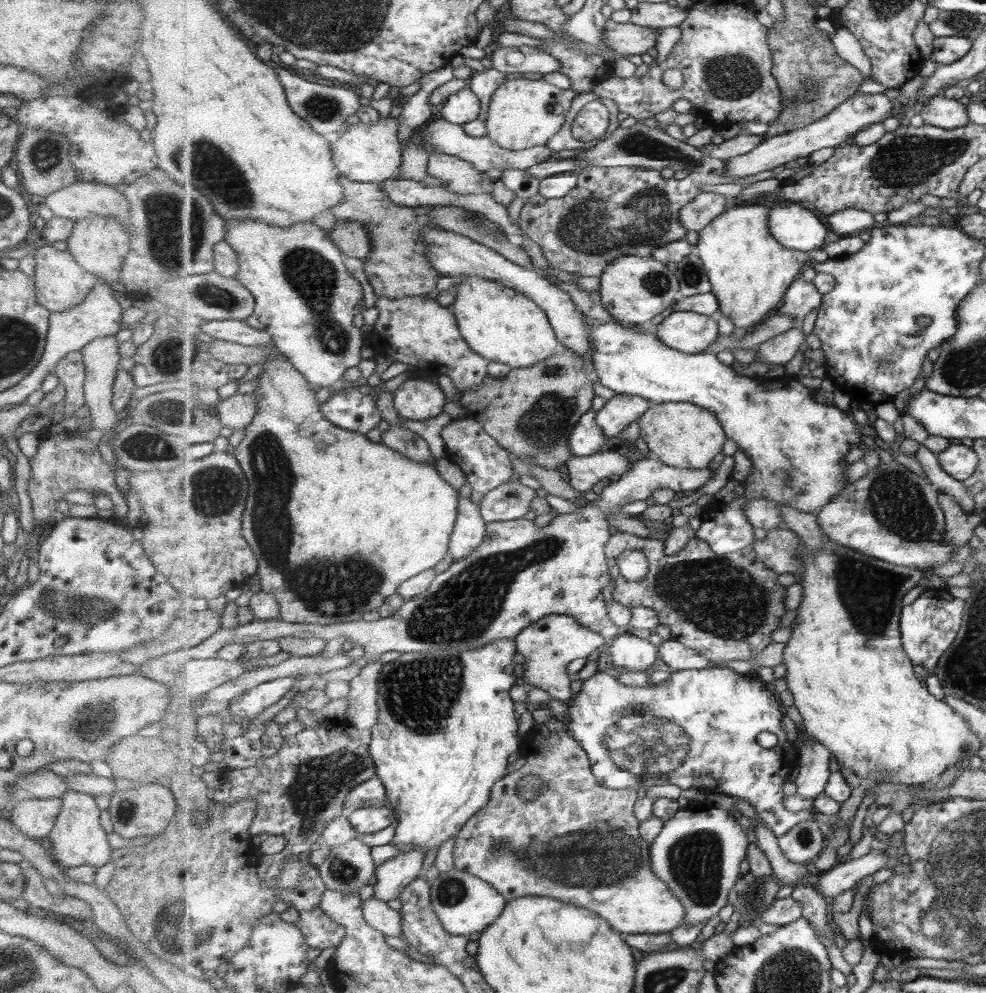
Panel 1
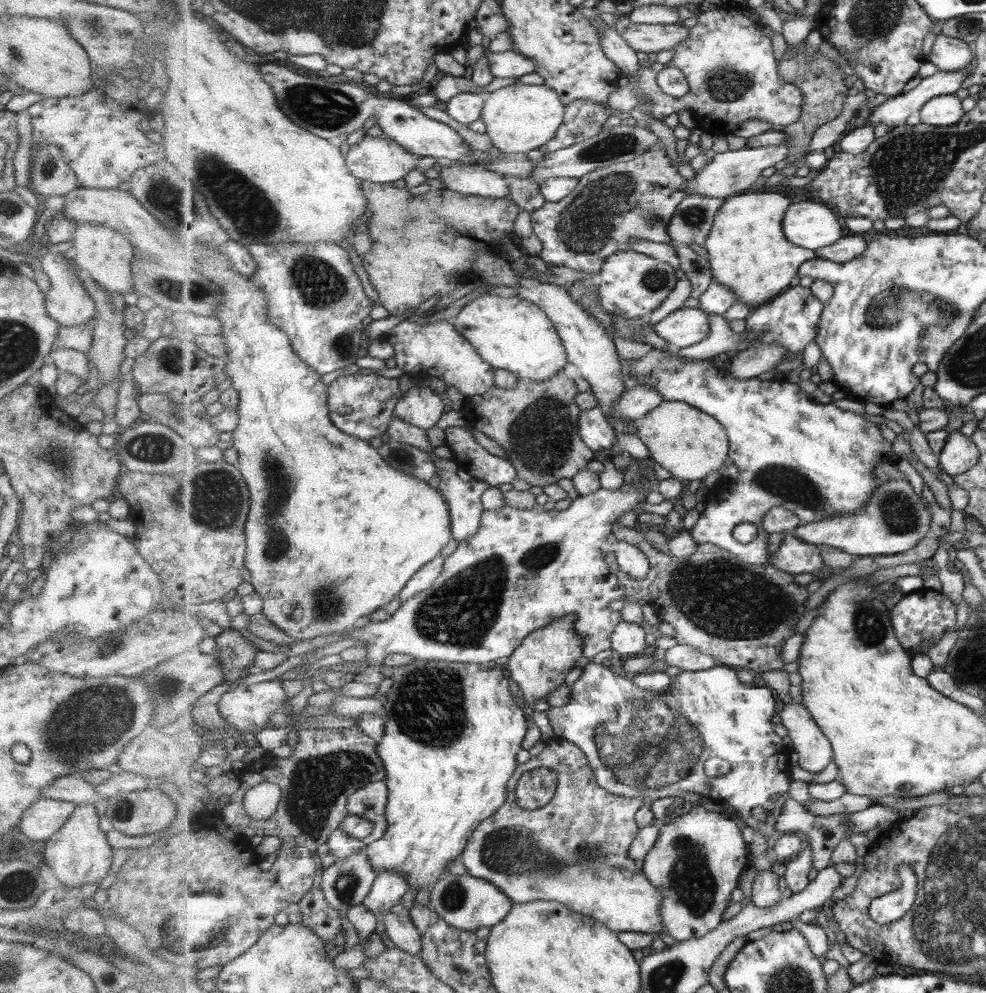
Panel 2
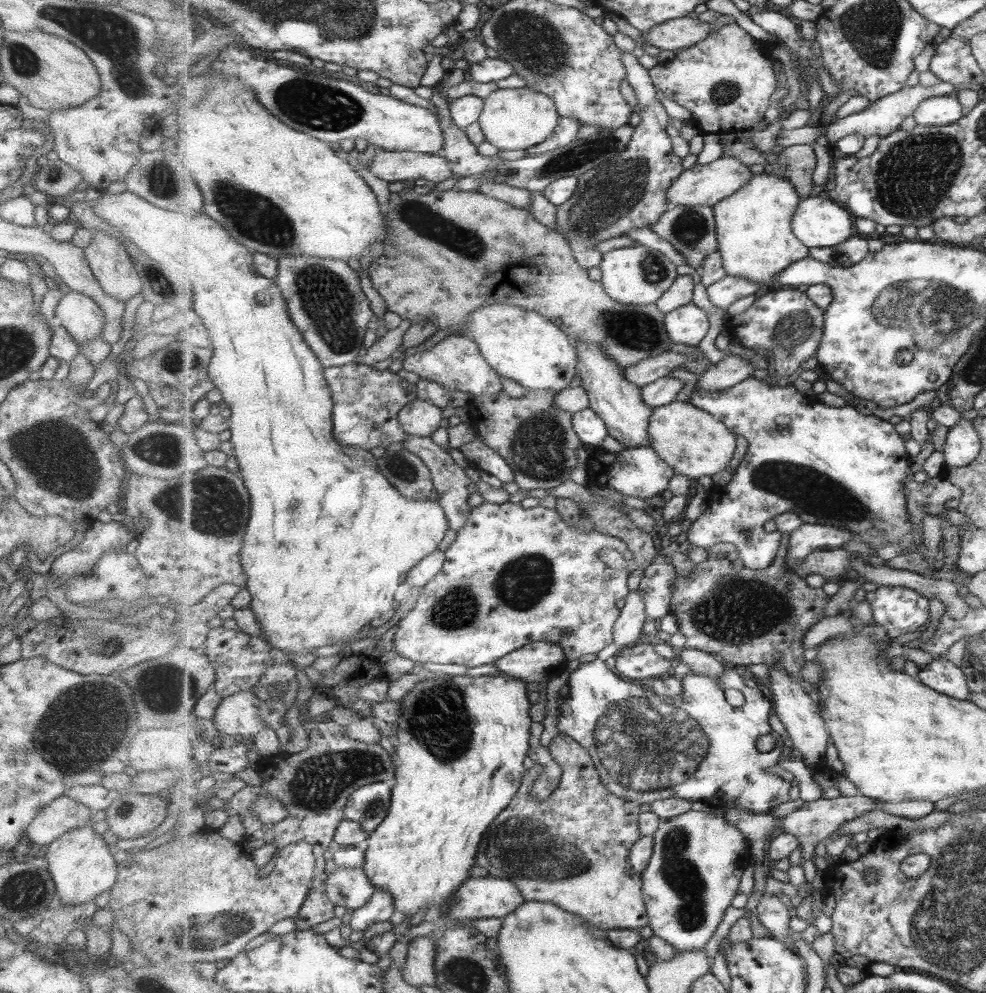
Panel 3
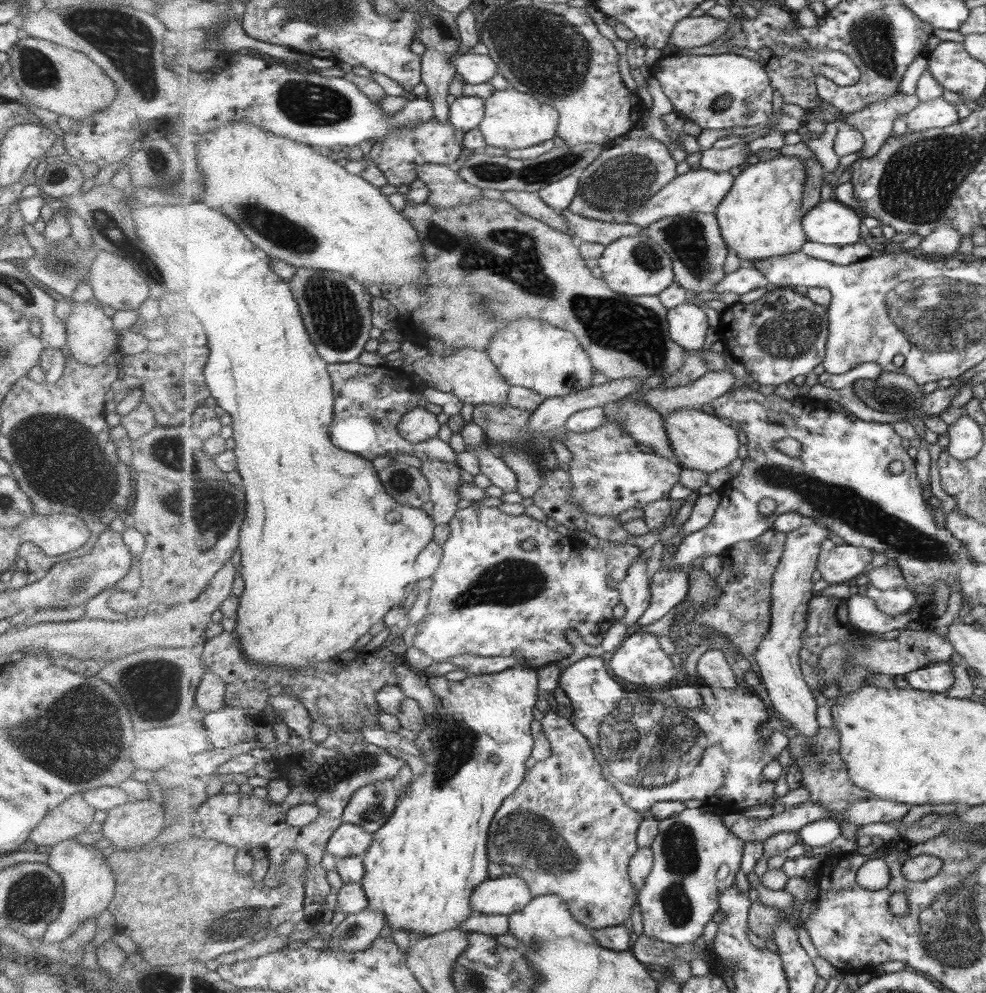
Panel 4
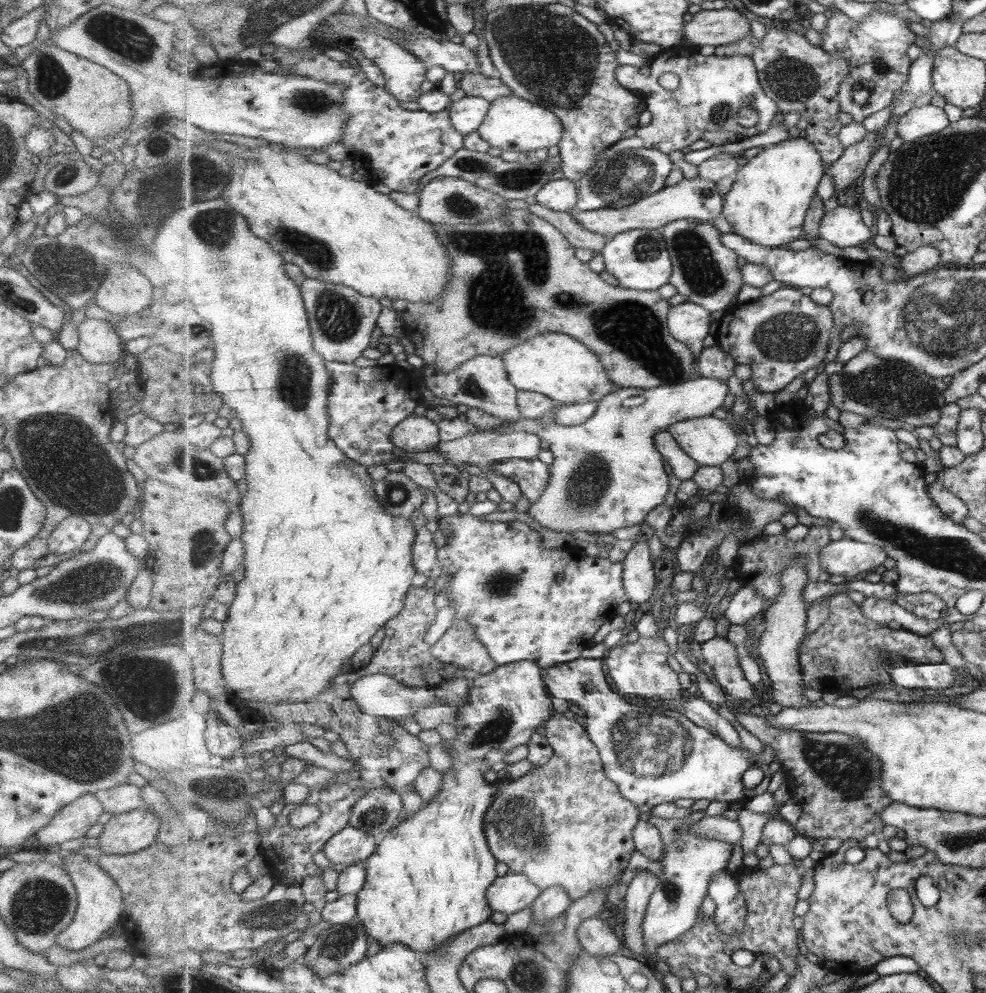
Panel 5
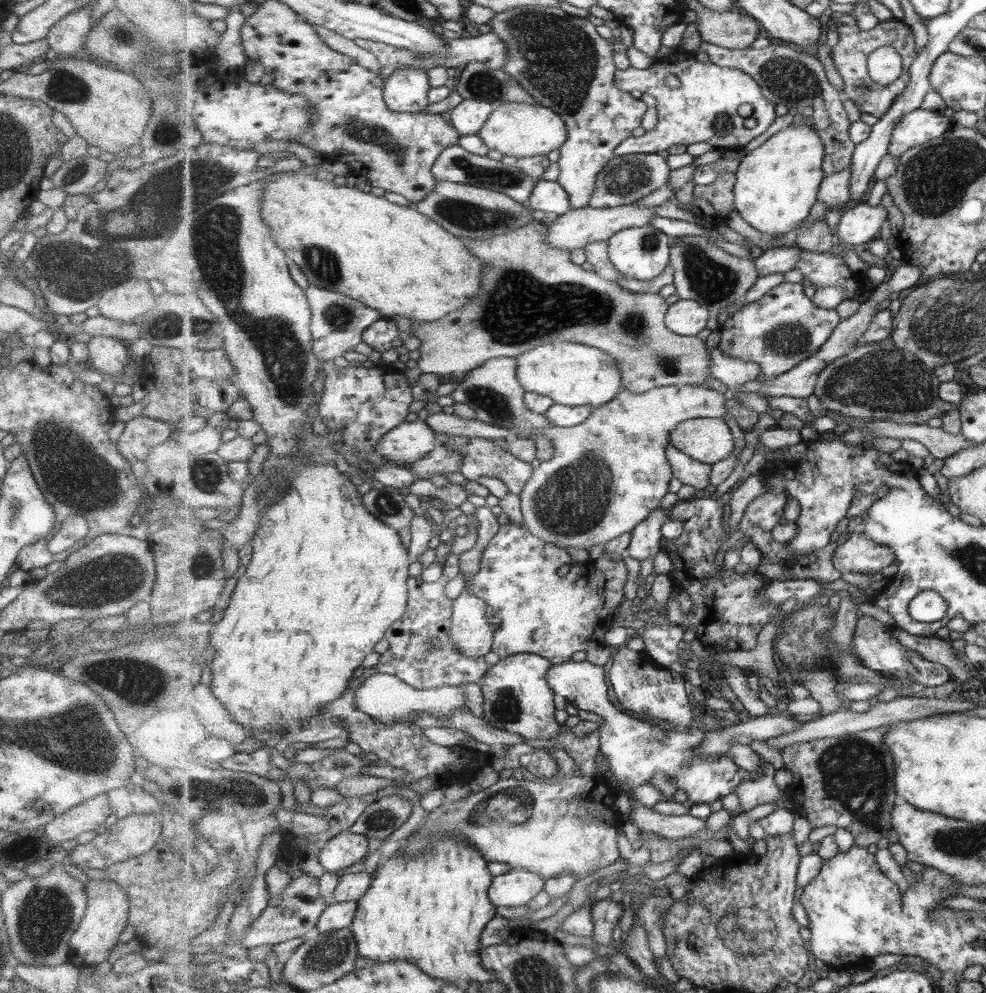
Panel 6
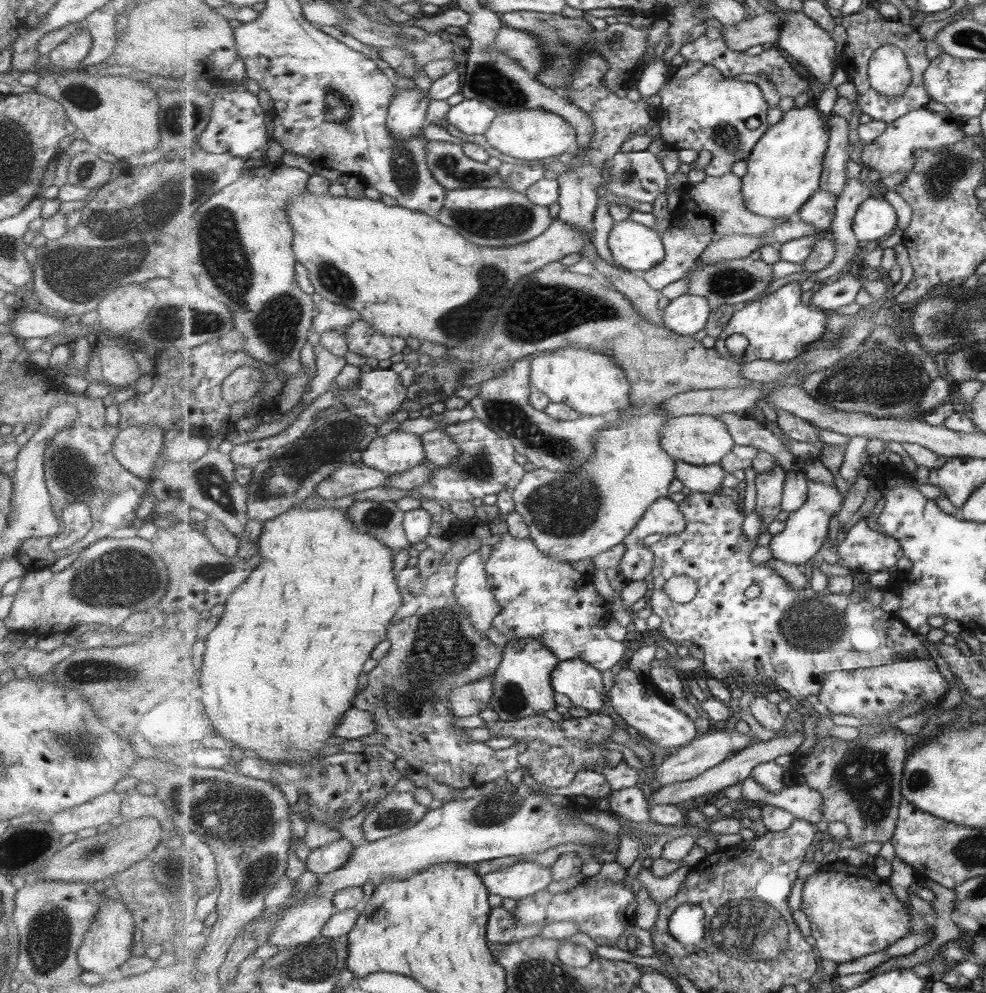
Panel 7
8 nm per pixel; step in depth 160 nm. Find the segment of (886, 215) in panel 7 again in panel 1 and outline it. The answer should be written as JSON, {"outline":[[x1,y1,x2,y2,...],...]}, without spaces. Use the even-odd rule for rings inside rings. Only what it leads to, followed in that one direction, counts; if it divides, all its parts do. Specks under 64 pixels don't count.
{"outline":[[791,202,771,209,770,229,781,244,803,252,821,248,829,236,827,222,817,213]]}

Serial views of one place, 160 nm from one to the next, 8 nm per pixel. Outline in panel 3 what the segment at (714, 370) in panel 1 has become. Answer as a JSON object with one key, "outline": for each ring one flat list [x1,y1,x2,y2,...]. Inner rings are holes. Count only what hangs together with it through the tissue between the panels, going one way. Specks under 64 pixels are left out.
{"outline":[[753,377,748,380,743,380,743,382,737,384,737,386,733,386,733,388,715,392,705,391,699,387,699,384,695,384,689,399,694,406,697,406,697,408,701,408,705,410,705,412,713,414,718,420,721,420,735,435,744,437,749,445,728,485,725,487,714,485,707,491,709,509,707,509,707,512,702,514,697,520,691,522,687,532,686,545,710,549,712,546,719,543,731,543,738,548,745,565,752,569,763,570,769,568,777,558,780,539,780,532,767,531,765,526,770,520,774,520,776,516,779,516,784,512,796,512,801,515,801,518,805,523,838,526,839,528,852,530,852,532,856,532,864,542,868,543,870,548,875,550,882,546,887,546,887,544,891,544,896,538,901,538,901,536,905,536,905,534,909,534,909,532,914,530,910,520,910,510,908,509,907,494,905,494,905,484,903,484,910,476,912,476,911,457,907,454,907,450,905,450,905,438,903,438,902,434,898,434,895,424,891,424,891,422,887,420,881,420,881,418,877,418,877,416,865,416,865,414,860,414,855,408,852,408,849,405,846,405,843,408,831,408,831,406,827,406,827,404,820,403,814,396,801,394,795,386,790,384,786,386,776,386,771,384,768,380,757,380,757,378]]}

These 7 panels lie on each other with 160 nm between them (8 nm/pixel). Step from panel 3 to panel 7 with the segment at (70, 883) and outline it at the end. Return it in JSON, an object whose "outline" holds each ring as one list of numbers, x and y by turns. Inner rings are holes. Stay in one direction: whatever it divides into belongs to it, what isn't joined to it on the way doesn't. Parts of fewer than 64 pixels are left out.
{"outline":[[103,896,99,911,95,913,95,919,91,921,90,928,83,935,82,943,76,952,76,959,81,970,102,976,121,966,131,956,134,927,131,914,125,909,123,902]]}

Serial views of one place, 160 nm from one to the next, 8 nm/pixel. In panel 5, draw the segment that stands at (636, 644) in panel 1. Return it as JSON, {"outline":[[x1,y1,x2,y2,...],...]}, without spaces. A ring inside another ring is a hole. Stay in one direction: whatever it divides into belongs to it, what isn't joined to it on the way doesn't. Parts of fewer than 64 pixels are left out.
{"outline":[[648,532,635,541,622,561,624,564,624,583,633,606,649,600,653,596,655,584,657,584,647,535]]}

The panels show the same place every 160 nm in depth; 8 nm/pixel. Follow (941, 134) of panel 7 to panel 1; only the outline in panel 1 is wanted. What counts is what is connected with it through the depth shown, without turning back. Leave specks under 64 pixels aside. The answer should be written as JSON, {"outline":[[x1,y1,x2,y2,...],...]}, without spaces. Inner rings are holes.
{"outline":[[937,94,924,101,921,116,927,124,953,130,969,124,966,101,953,100,945,94]]}

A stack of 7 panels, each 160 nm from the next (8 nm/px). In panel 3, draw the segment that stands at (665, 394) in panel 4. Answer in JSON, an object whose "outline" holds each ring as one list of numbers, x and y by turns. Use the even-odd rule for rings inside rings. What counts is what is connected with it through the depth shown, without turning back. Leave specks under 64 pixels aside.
{"outline":[[728,354,725,360,709,366,699,375,697,384,705,391,723,391,753,377,755,370,747,360]]}

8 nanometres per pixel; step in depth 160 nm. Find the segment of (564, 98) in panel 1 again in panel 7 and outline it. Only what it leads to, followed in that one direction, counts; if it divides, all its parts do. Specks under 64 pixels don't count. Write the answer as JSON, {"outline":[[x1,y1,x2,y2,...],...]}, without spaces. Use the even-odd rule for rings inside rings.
{"outline":[[539,108,501,114,494,120,484,137,491,148,500,151,502,158,521,161,558,158,565,152,577,154,579,147,578,132,570,121,554,112,547,112,547,110]]}

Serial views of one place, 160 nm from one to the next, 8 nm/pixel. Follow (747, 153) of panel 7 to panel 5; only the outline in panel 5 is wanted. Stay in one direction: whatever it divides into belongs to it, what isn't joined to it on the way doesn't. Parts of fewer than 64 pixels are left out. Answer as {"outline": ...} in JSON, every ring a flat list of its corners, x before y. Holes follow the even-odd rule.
{"outline":[[681,44,670,49,661,50,653,58,649,69,650,73,647,76,637,75,634,66,623,66,620,64,616,70,619,84,637,92,646,99,648,110,652,114,652,120,648,125,639,127,632,138,621,139,610,150,627,152,633,148,654,148,668,155,671,154,672,150,683,150,685,146,691,146,693,142,701,140,705,136,705,132,726,130,735,134,739,133,744,135,744,137,755,136,755,133,769,130,771,124,773,124,773,120,775,120,775,116,777,116,777,112,780,111,778,104,766,93,766,89,763,88,758,68,750,56,732,56,731,58,719,58,715,54,703,56,703,54,698,53,696,47],[669,71,674,72,681,79,680,87,677,90,667,90,661,86,661,76],[747,98,752,98,752,101,748,103],[745,106,753,108,758,113,758,121,754,127,745,128,745,126,741,126,737,122,737,110,741,110]]}

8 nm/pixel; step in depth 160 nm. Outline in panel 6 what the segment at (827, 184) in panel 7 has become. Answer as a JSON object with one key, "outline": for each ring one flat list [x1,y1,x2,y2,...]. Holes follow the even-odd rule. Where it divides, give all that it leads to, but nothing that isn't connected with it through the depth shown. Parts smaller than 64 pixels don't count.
{"outline":[[702,40,698,50,692,54,696,54,698,51,704,51,711,62,722,66,723,68,736,68,743,72,749,73,749,76,753,76,760,85,762,85,763,92,767,95,767,98,771,102,784,104,788,108,797,108,811,106,813,108,813,116,811,123,815,129,820,132,823,139,823,144,826,144,826,159,824,161,823,170,826,172,826,176,831,176,836,172,845,170,853,161,853,154,856,152,857,143,851,138,850,128,854,122,849,120,847,116,847,110,843,108,844,95,839,94,839,90,827,80,827,70,823,66,823,62,819,62,815,55,805,53,805,51,796,50,791,48,790,43,785,43,783,46,779,44,769,44,762,49,737,49,723,48,722,46,709,43]]}

